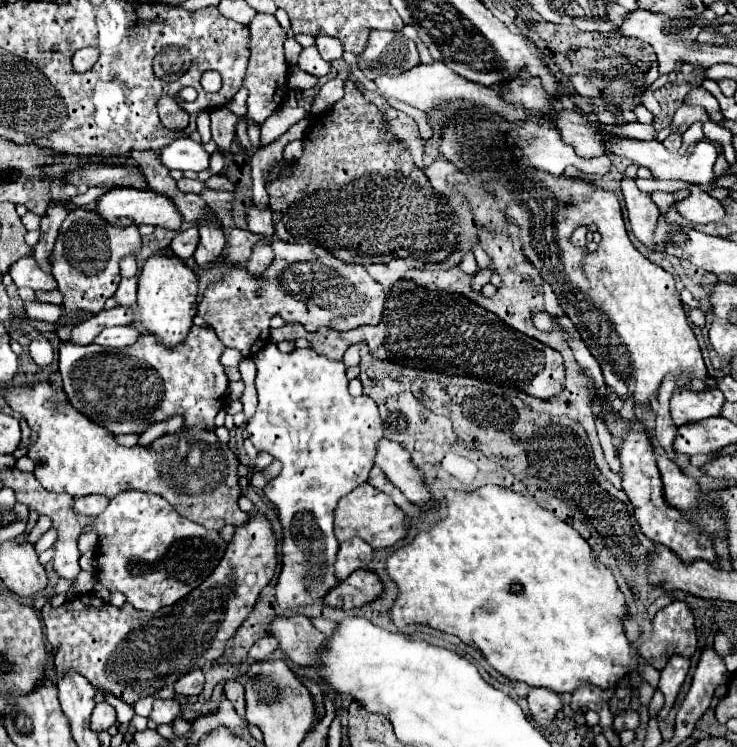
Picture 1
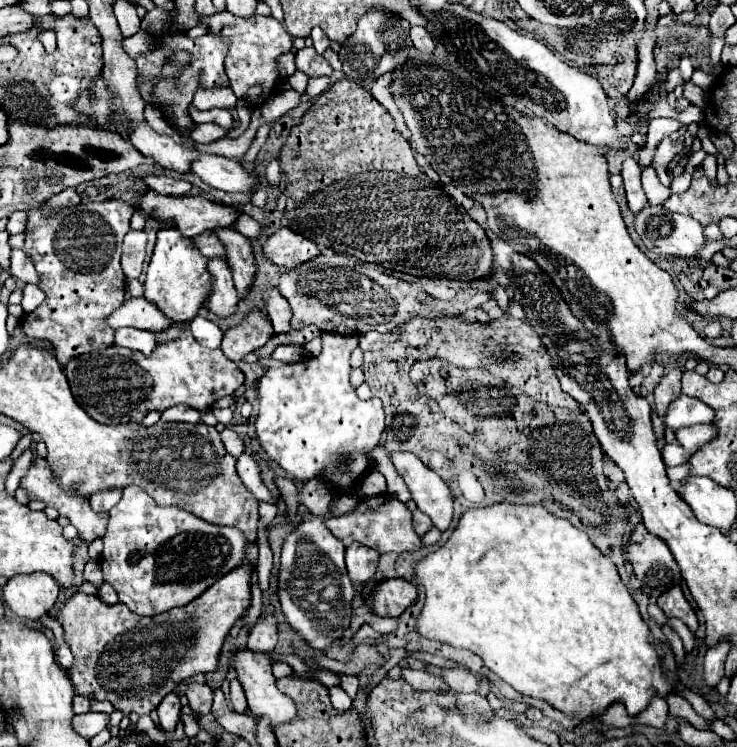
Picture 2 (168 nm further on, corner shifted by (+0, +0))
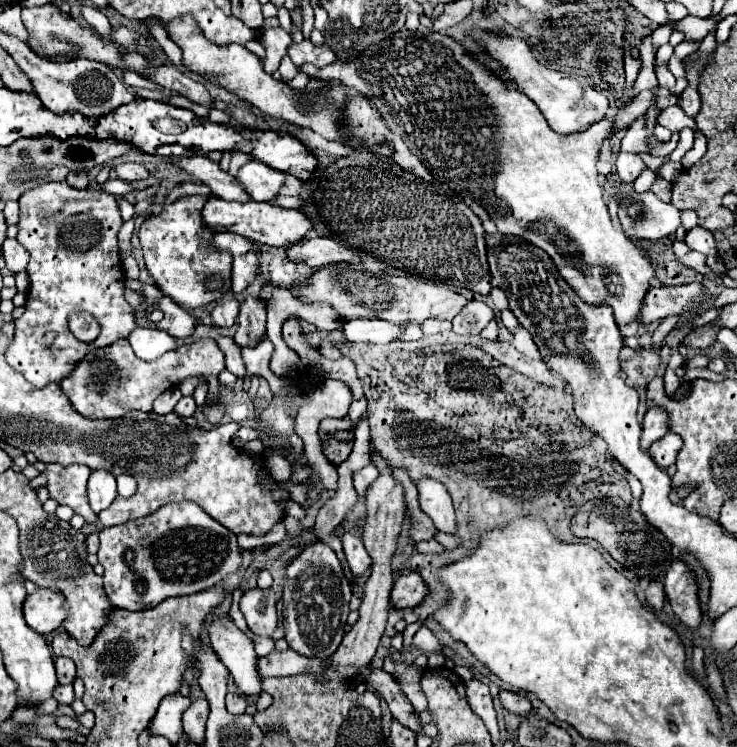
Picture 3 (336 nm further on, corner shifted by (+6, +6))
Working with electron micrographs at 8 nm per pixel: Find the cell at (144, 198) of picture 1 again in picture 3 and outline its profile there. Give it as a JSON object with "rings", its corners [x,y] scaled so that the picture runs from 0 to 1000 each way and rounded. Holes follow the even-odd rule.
{"rings":[[[285,264],[282,272],[274,280],[274,290],[277,299],[290,307],[290,309],[315,309],[323,315],[331,315],[347,325],[358,325],[366,331],[393,331],[399,325],[407,325],[412,320],[421,317],[421,309],[426,307],[426,299],[421,290],[415,290],[410,282],[404,280],[383,280],[372,272],[347,272],[347,269],[336,269],[336,272],[312,272],[304,269],[299,264]]]}

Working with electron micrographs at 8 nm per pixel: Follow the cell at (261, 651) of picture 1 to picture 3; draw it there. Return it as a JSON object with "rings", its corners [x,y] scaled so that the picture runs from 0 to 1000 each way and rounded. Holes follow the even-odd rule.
{"rings":[[[336,788],[326,802],[326,818],[345,850],[369,850],[377,837],[374,797],[369,788]]]}

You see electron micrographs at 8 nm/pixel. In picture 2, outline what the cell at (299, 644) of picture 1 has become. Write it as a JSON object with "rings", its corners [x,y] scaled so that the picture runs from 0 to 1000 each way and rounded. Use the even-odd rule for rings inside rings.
{"rings":[[[461,901],[461,909],[464,909],[464,914],[461,914],[461,920],[480,936],[483,933],[483,925],[486,925],[486,906],[478,906],[478,904],[467,904],[467,901]]]}

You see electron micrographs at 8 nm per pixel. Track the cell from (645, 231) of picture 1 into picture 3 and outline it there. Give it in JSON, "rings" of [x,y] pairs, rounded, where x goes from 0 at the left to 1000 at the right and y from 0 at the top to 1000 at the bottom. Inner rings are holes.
{"rings":[[[841,205],[836,216],[836,232],[847,245],[860,245],[863,237],[877,226],[877,218],[868,213],[868,207],[860,205]]]}

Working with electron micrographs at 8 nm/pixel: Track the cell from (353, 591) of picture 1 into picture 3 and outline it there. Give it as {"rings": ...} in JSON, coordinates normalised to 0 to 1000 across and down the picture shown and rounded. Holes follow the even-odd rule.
{"rings":[[[548,767],[535,778],[532,807],[537,815],[562,815],[581,797],[581,786],[567,767]]]}

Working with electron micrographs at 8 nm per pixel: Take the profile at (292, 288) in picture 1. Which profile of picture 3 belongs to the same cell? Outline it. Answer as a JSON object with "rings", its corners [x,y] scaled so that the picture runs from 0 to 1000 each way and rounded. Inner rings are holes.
{"rings":[[[448,355],[437,357],[434,363],[426,365],[426,382],[412,382],[404,387],[404,400],[412,406],[426,406],[426,403],[442,403],[448,406],[464,427],[521,427],[529,432],[575,432],[578,427],[616,427],[627,411],[635,406],[632,398],[627,398],[619,390],[611,390],[605,384],[594,382],[581,382],[573,376],[559,376],[551,371],[537,371],[537,368],[516,368],[516,365],[502,365],[494,360],[483,360],[480,355]]]}

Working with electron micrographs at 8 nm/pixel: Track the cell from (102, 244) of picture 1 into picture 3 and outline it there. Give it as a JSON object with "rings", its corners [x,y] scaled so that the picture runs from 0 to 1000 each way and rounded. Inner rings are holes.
{"rings":[[[73,242],[52,248],[49,253],[35,256],[27,264],[27,312],[24,323],[38,333],[41,352],[38,352],[38,371],[41,371],[41,387],[35,395],[35,416],[27,427],[22,427],[22,446],[8,467],[8,483],[16,494],[27,497],[35,510],[41,510],[46,518],[57,521],[68,513],[81,513],[90,507],[103,489],[117,478],[117,473],[128,465],[144,465],[160,454],[171,454],[182,438],[185,430],[179,424],[179,411],[168,400],[168,363],[163,339],[157,331],[157,312],[166,304],[163,280],[157,272],[157,264],[144,256],[128,256],[128,253],[103,253],[92,248],[90,242]],[[100,416],[122,416],[136,430],[136,451],[128,459],[111,459],[106,456],[98,443],[92,440],[92,422]],[[65,443],[73,443],[76,451],[71,459],[60,459],[60,448]]]}

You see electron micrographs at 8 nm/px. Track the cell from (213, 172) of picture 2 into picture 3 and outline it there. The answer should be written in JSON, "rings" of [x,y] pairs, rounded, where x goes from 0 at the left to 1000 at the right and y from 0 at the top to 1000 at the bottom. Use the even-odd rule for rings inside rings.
{"rings":[[[336,216],[320,240],[334,250],[339,264],[353,272],[366,272],[388,245],[385,232],[377,232],[353,216]]]}

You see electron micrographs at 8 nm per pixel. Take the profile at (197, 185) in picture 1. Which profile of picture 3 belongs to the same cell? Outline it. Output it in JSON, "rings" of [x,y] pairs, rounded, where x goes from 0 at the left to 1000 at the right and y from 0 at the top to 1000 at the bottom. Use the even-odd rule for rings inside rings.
{"rings":[[[163,218],[163,221],[155,224],[155,229],[171,245],[201,240],[201,226],[193,224],[193,221],[187,221],[187,218]]]}

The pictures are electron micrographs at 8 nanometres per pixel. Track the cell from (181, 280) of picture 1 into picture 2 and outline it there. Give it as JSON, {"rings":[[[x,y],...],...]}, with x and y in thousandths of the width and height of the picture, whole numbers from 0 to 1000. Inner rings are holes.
{"rings":[[[220,304],[214,309],[212,331],[206,349],[198,363],[195,376],[195,398],[217,411],[217,416],[236,432],[252,432],[261,430],[274,411],[274,406],[282,398],[285,390],[285,368],[280,363],[280,344],[266,341],[266,331],[261,331],[261,323],[255,317],[247,317],[244,309],[236,309],[236,304]]]}

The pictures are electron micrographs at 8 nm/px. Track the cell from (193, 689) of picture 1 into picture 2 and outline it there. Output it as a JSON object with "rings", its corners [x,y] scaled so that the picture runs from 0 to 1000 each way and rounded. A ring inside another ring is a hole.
{"rings":[[[261,909],[261,912],[255,914],[255,922],[252,922],[252,936],[255,936],[255,944],[258,944],[269,957],[277,957],[277,954],[282,954],[285,946],[288,946],[288,922],[282,920],[282,914]]]}

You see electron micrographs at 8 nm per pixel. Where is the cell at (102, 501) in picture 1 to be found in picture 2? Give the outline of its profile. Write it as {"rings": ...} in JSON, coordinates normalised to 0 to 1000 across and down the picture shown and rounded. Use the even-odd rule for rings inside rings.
{"rings":[[[152,655],[152,657],[141,657],[141,660],[130,660],[122,665],[122,679],[128,684],[149,684],[160,671],[163,671],[166,657],[163,655]]]}

